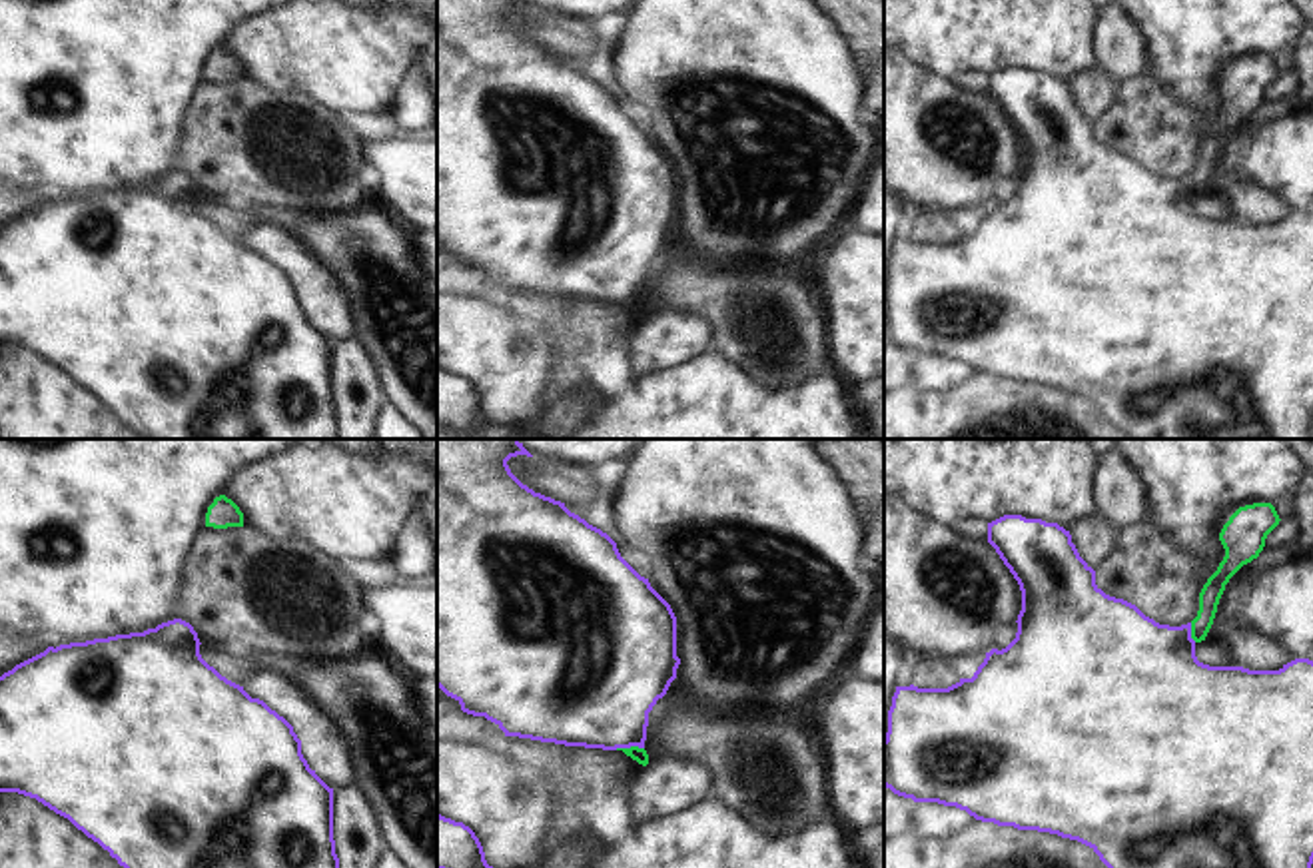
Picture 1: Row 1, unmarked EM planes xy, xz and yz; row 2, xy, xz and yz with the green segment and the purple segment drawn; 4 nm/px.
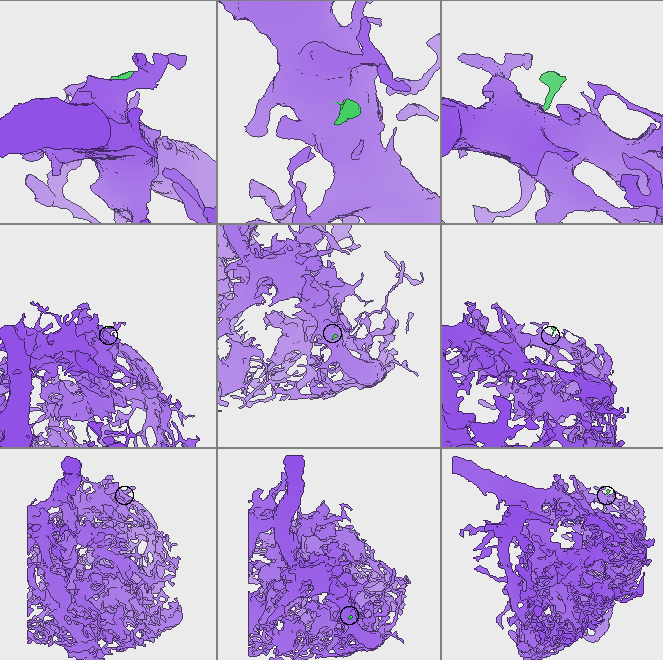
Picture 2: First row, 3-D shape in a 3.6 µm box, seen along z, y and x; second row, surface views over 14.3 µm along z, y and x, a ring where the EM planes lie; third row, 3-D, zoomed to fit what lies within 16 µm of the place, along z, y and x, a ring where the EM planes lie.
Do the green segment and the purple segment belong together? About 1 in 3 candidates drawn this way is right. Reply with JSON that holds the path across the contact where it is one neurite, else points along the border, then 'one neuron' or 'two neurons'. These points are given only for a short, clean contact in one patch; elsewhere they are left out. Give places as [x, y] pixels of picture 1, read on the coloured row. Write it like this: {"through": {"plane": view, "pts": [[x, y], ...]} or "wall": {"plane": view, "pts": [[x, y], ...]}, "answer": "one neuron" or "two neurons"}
{"through": {"plane": "xz", "pts": [[635, 753], [631, 747], [627, 731], [597, 695]]}, "answer": "one neuron"}

